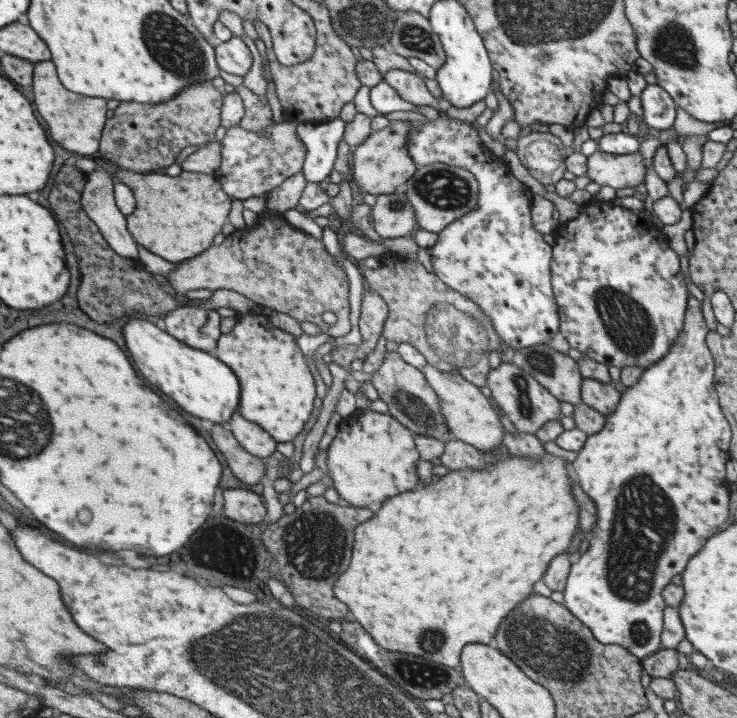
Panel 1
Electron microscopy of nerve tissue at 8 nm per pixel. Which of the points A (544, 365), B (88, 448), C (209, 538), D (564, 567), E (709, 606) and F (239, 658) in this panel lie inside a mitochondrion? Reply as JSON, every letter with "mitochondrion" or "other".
{"A":"mitochondrion","B":"other","C":"other","D":"other","E":"other","F":"mitochondrion"}

